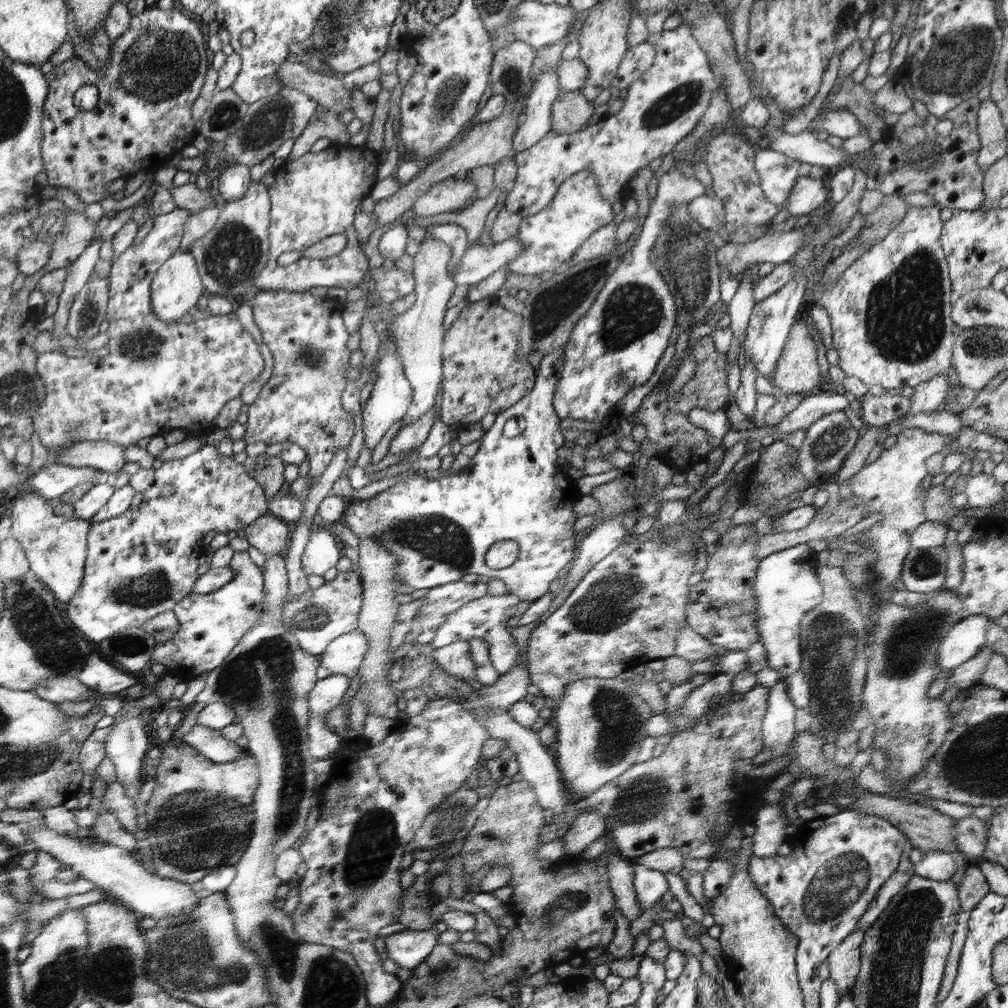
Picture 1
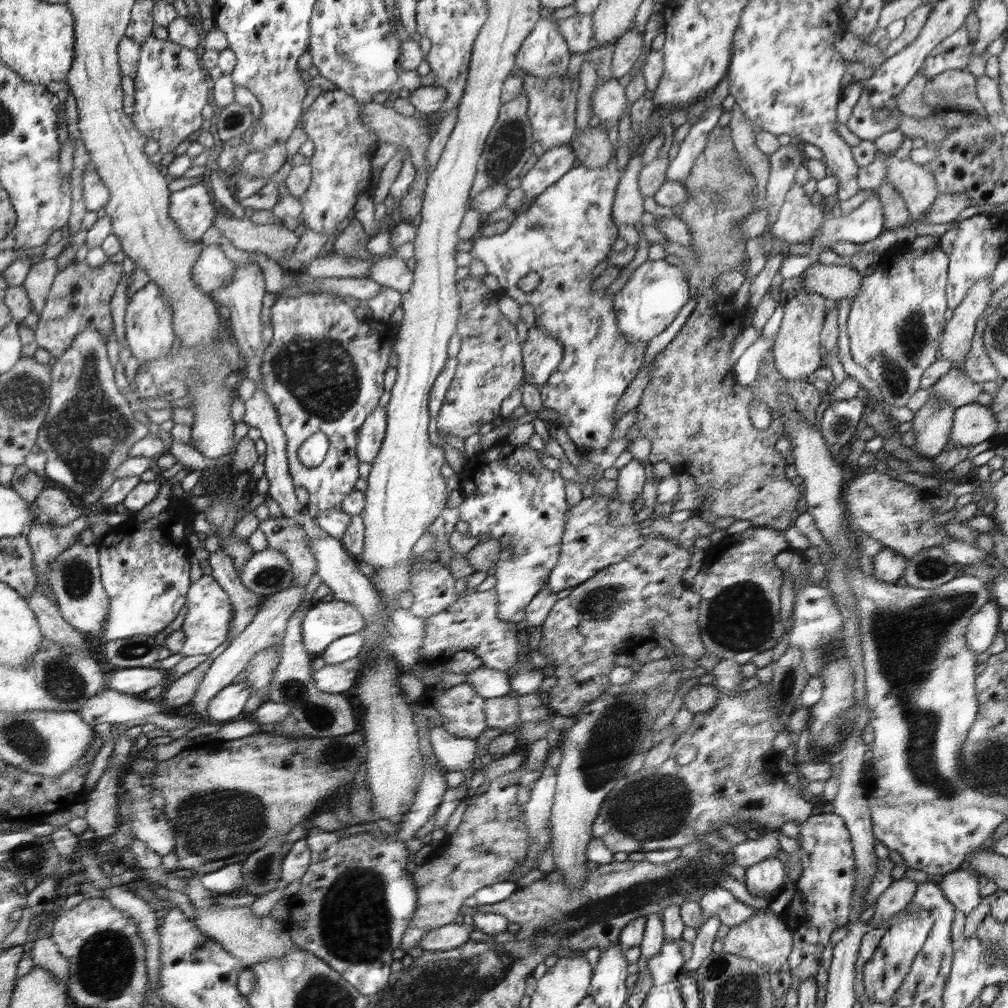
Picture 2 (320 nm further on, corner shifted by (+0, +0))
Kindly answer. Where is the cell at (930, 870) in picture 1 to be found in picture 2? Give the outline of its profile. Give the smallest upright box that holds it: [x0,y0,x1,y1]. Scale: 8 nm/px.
[935,869,983,915]

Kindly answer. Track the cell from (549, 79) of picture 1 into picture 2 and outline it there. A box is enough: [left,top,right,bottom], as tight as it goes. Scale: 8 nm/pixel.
[517,18,570,80]

